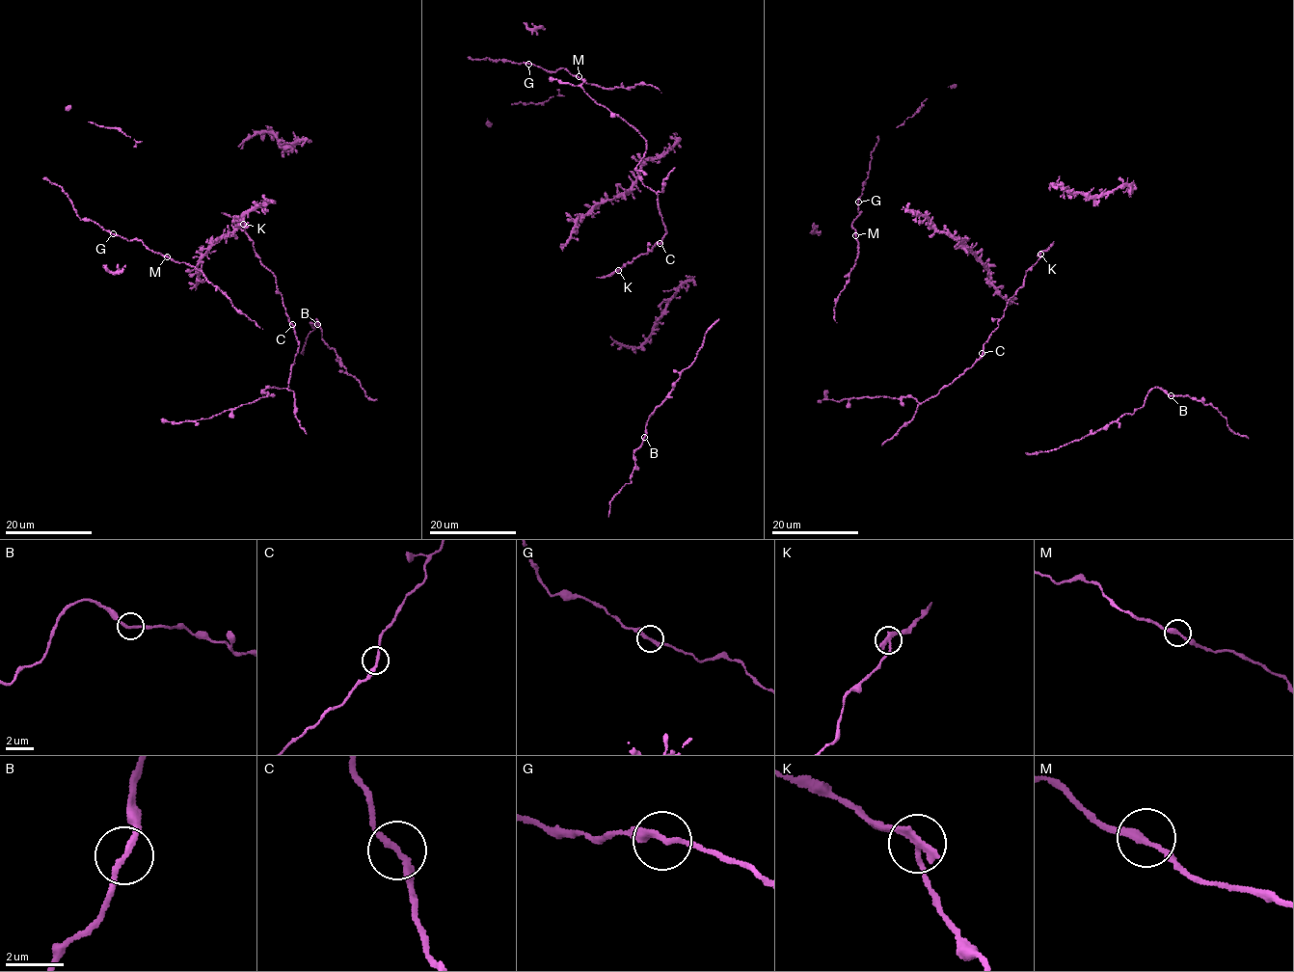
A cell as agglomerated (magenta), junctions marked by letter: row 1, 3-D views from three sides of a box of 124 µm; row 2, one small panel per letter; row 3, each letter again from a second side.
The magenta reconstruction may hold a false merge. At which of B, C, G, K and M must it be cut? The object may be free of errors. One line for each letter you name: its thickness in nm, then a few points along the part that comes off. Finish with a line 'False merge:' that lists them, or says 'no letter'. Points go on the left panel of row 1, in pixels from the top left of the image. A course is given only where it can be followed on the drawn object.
K: calibre 240 nm; course (243, 223), (221, 213)
False merge: K

